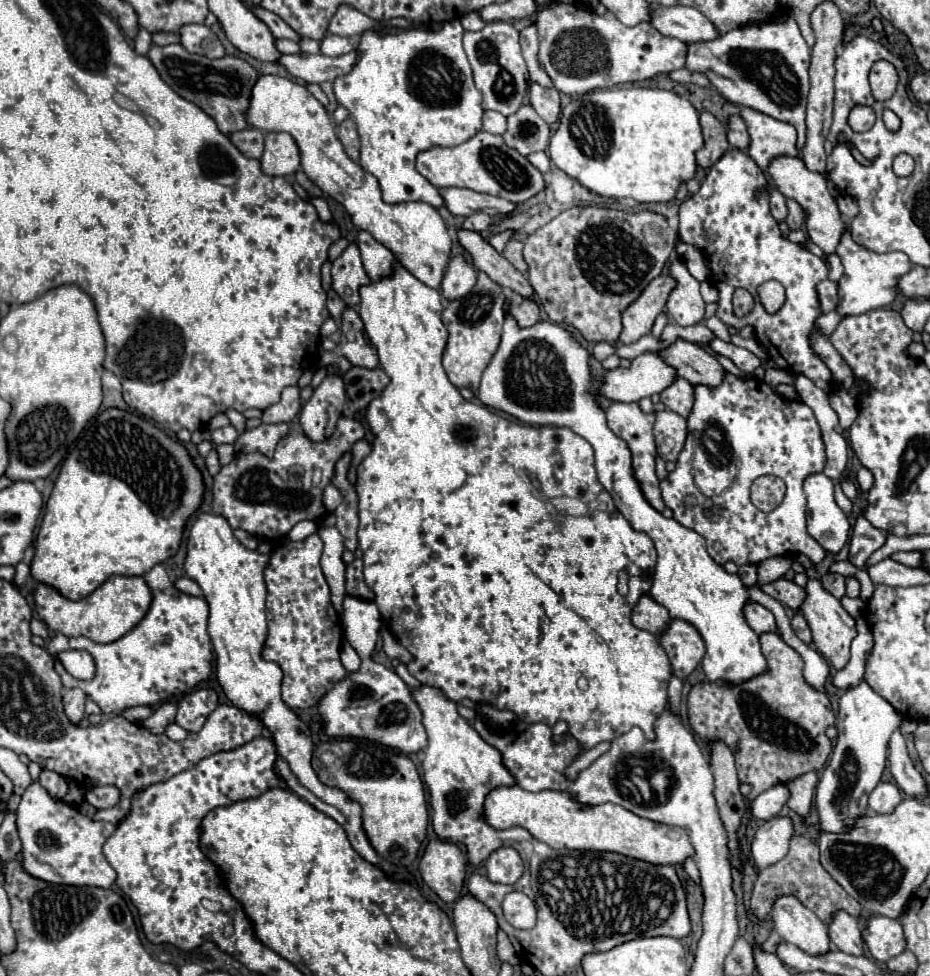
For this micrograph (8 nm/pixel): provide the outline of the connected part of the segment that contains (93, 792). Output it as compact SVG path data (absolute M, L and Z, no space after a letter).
M100 786L86 790L86 802L94 808L112 808L120 800L120 792L116 786Z

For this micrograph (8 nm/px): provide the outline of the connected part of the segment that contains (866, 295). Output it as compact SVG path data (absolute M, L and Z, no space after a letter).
M846 232L836 248L836 254L840 256L844 264L844 276L838 282L838 294L840 302L836 306L836 312L840 316L850 316L850 314L864 314L876 308L884 308L892 304L892 300L898 294L896 278L906 274L912 268L912 262L904 252L888 252L888 254L876 254L872 250L866 250L864 246L858 246L850 234Z

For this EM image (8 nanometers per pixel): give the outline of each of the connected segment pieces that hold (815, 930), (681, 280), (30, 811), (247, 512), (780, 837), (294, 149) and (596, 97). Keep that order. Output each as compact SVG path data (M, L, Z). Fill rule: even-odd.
M794 896L776 900L772 908L772 922L784 942L798 946L810 956L828 954L832 950L828 926L820 922L816 914L802 906Z
M682 260L670 264L670 276L676 278L678 286L672 290L666 310L668 316L680 326L694 326L704 320L706 302L700 296L700 282L690 276Z
M32 782L28 790L22 796L22 802L16 810L16 826L22 840L22 866L24 870L44 882L50 884L70 884L70 886L98 886L98 888L110 888L116 880L114 868L108 864L108 860L102 854L102 846L108 840L108 836L116 830L114 824L108 822L94 822L92 818L86 818L78 812L78 808L72 808L56 798L52 798L38 782Z
M342 416L338 420L336 432L324 442L312 442L304 432L290 430L278 442L272 458L260 452L236 454L234 460L214 476L212 510L218 516L224 516L232 528L242 528L258 540L284 538L302 520L318 522L326 512L322 494L334 476L336 462L364 436L366 430L362 422ZM316 468L322 470L320 486L312 484L312 472Z
M776 816L764 822L752 840L752 858L758 870L782 860L788 854L792 836L794 822L790 816Z
M268 132L260 158L264 174L290 176L300 168L300 148L286 132Z
M626 82L574 98L562 110L558 130L550 140L552 162L588 190L606 198L634 198L636 202L670 202L678 188L696 176L696 152L704 146L700 114L690 100L660 88L639 88Z

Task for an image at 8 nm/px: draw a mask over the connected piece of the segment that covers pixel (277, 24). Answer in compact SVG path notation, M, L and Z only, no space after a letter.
M254 6L254 14L270 28L270 32L276 36L276 38L288 38L288 40L294 40L294 42L300 42L302 36L296 34L280 16L268 12L268 10L260 10L260 6Z

